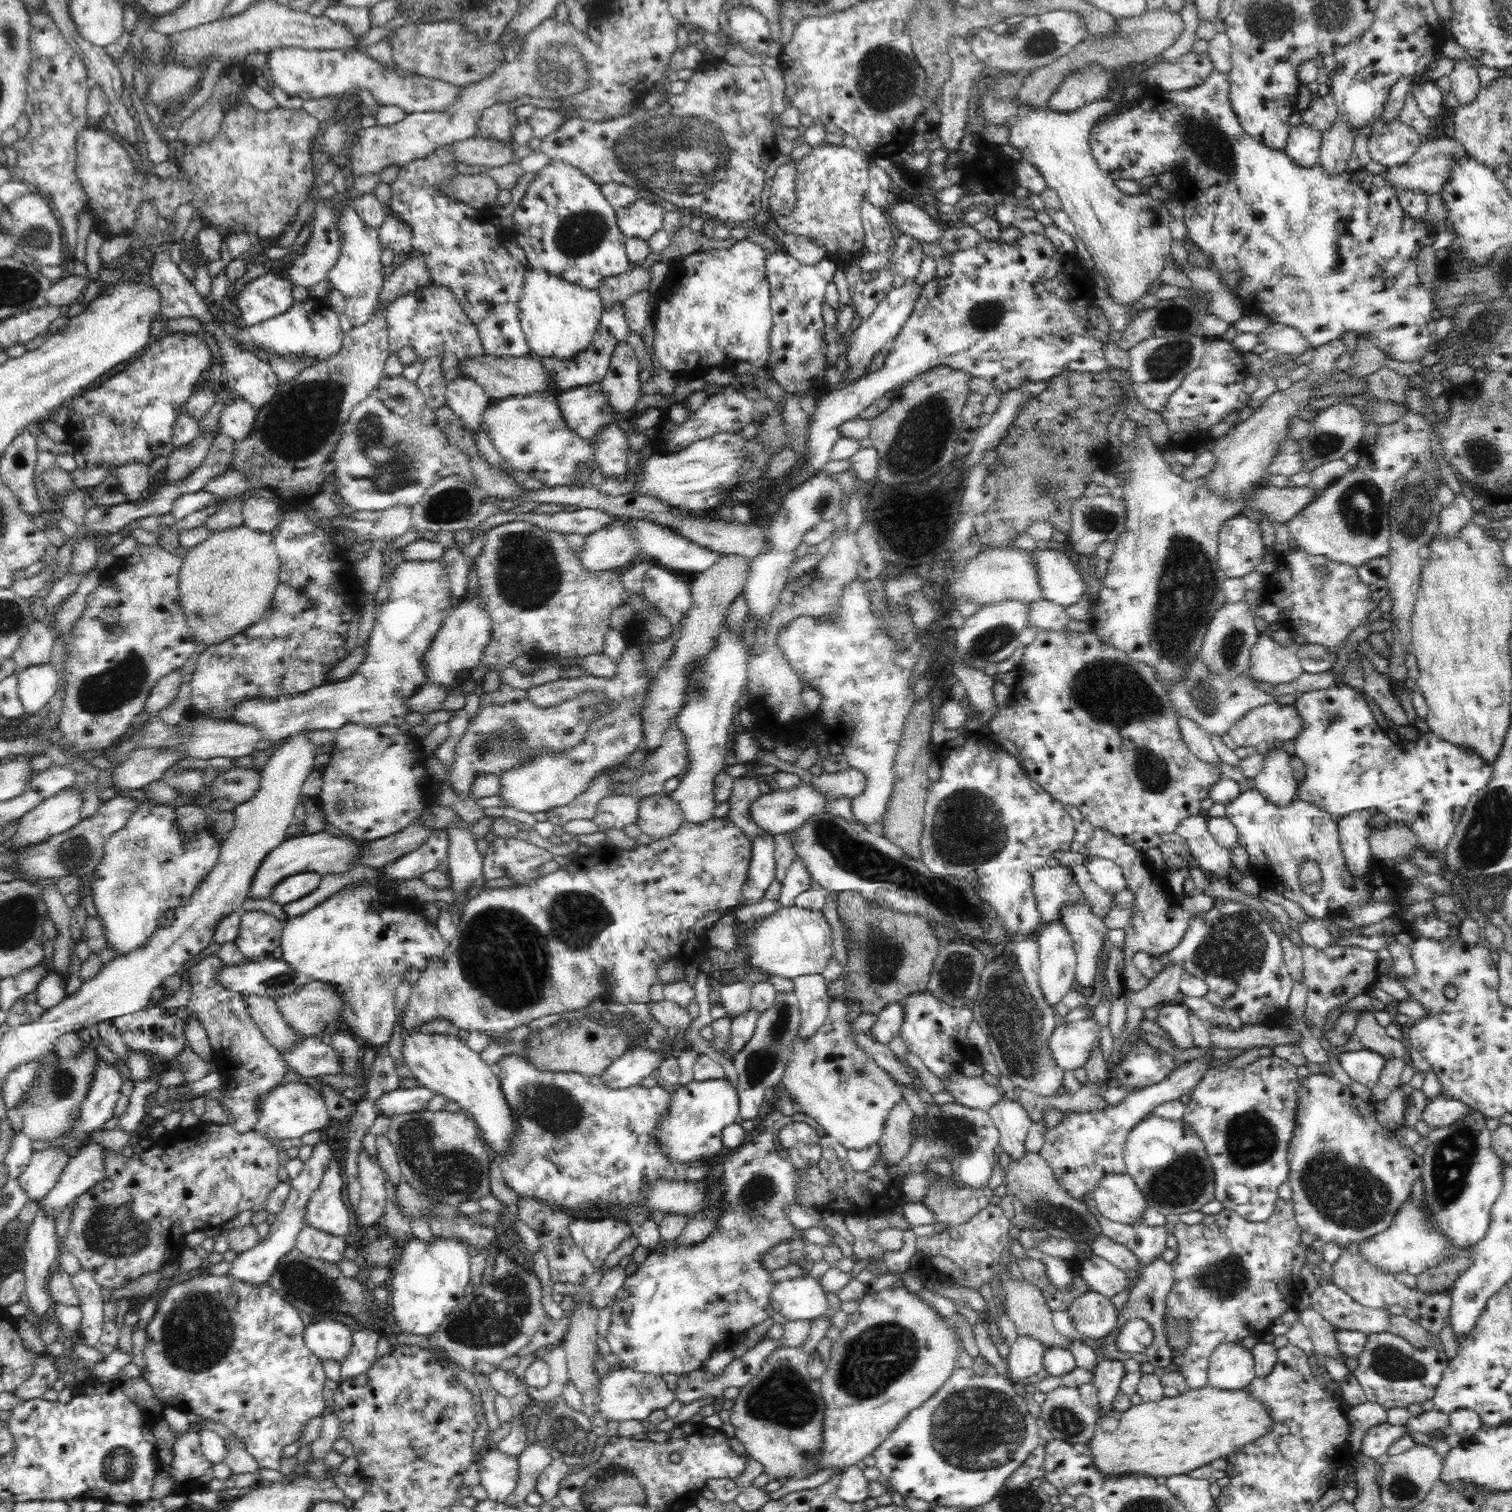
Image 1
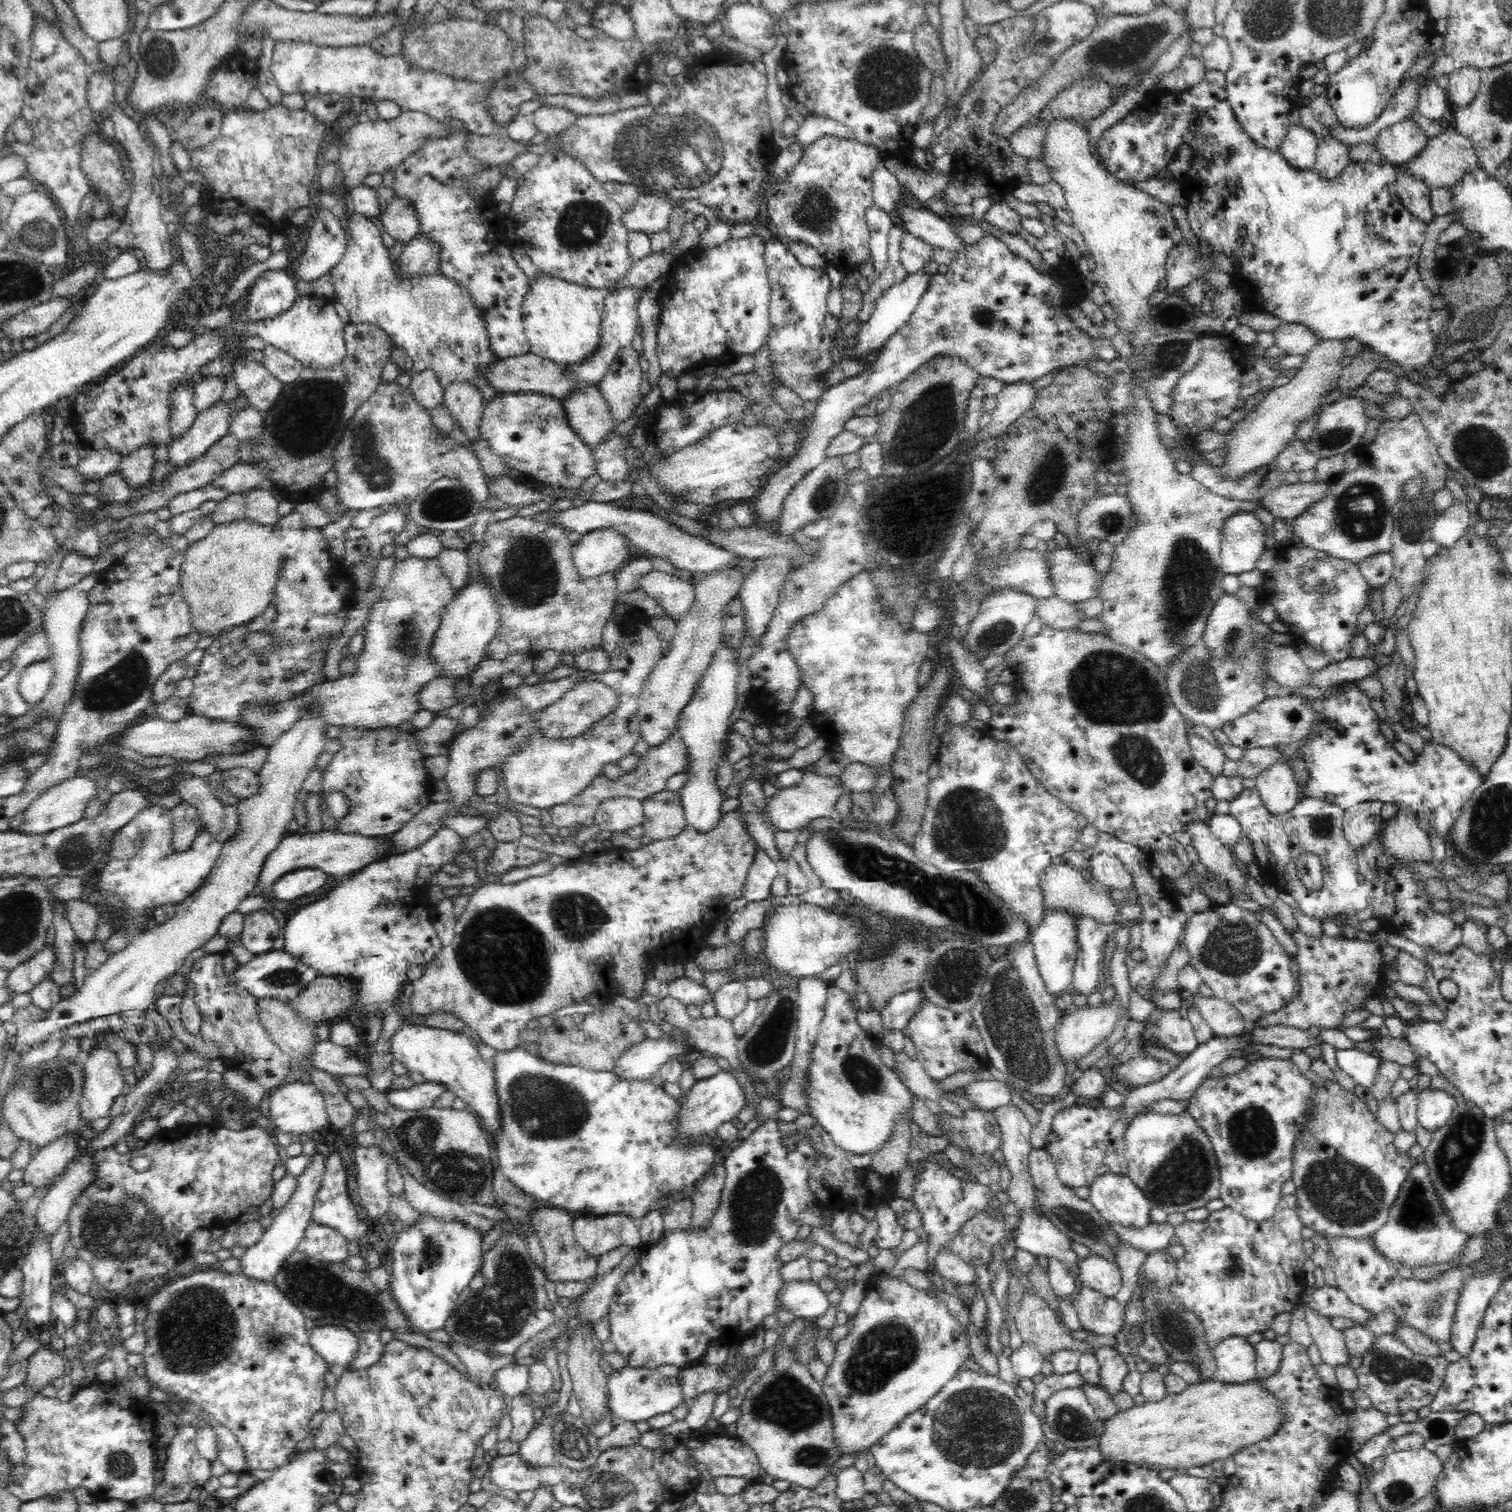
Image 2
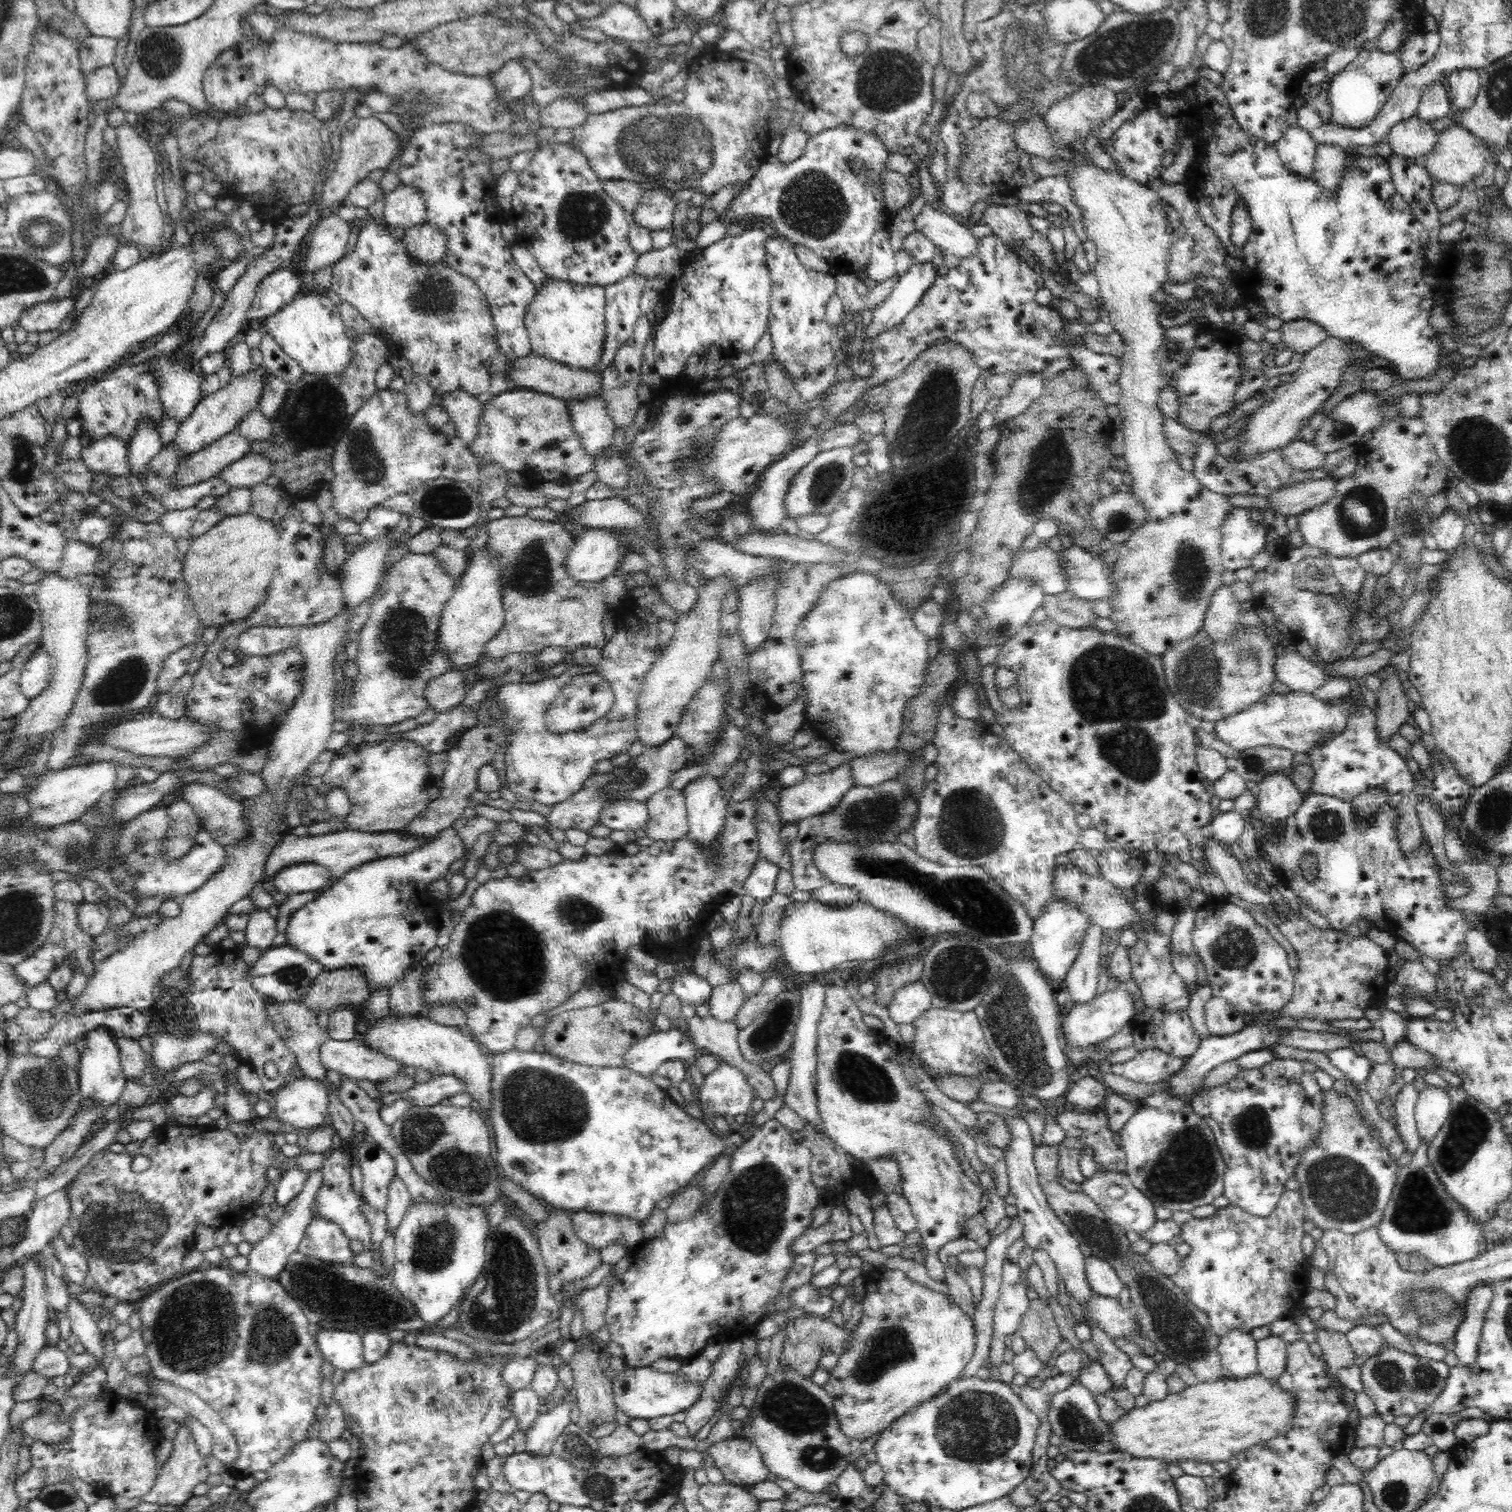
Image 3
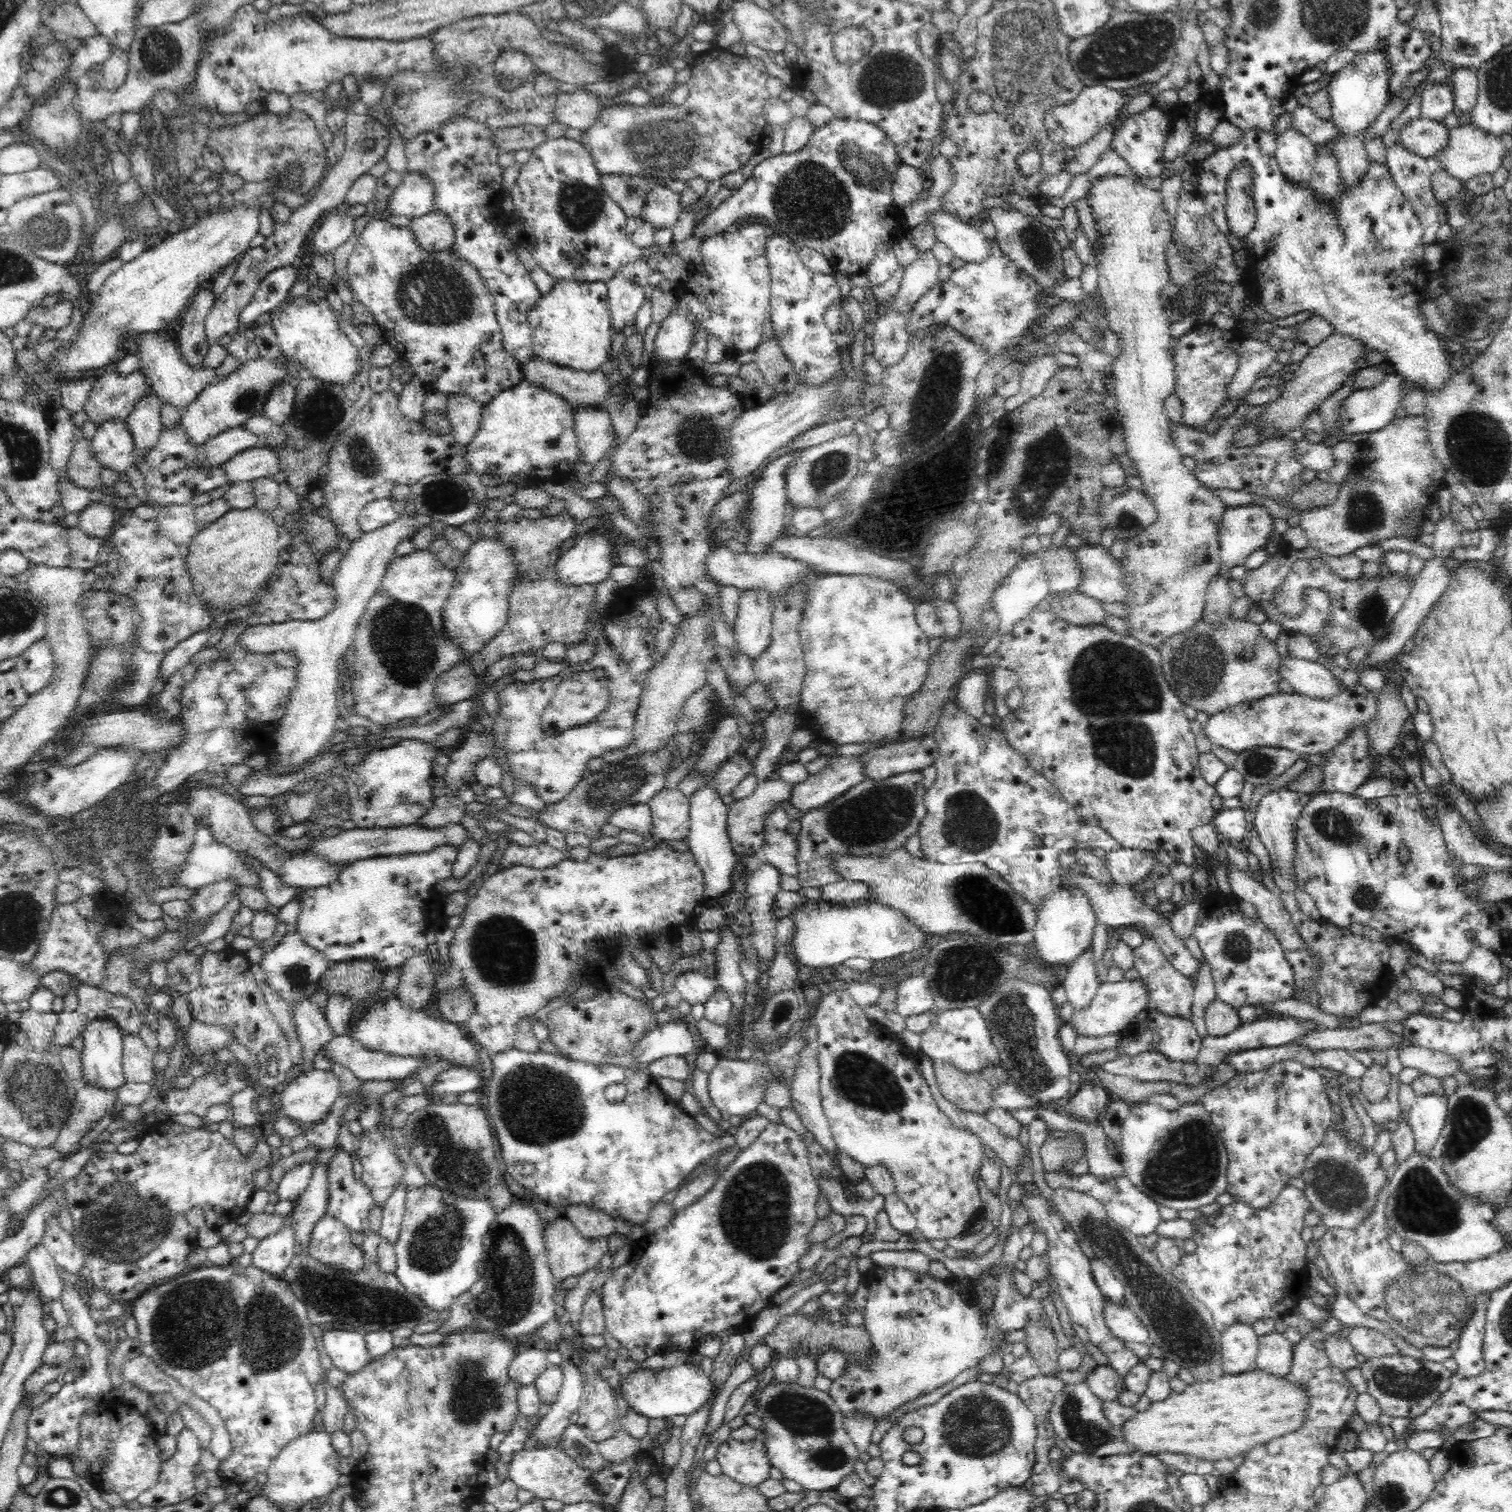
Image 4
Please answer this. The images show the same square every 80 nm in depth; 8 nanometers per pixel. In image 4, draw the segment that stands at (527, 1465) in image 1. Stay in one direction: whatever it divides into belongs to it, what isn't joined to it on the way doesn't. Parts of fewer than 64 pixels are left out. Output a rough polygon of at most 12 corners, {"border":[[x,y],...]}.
{"border":[[569,1356],[550,1410],[529,1431],[539,1445],[553,1445],[582,1398],[584,1373]]}

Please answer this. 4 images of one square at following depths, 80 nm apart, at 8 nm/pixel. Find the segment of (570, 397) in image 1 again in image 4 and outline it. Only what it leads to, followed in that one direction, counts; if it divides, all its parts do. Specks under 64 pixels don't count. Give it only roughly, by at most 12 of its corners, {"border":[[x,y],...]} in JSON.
{"border":[[574,407],[577,447],[596,464],[614,444],[611,416]]}

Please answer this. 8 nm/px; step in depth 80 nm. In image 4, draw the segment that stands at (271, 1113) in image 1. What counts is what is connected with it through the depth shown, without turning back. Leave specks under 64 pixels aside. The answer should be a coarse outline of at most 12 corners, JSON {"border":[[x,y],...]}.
{"border":[[312,1069],[276,1095],[286,1117],[319,1123],[340,1096],[334,1071]]}

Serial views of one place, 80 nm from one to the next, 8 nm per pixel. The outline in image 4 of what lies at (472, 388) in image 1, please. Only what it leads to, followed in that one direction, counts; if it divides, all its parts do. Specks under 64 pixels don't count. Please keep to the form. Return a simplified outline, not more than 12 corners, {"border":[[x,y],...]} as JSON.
{"border":[[466,394],[447,395],[455,442],[478,432],[483,404]]}

